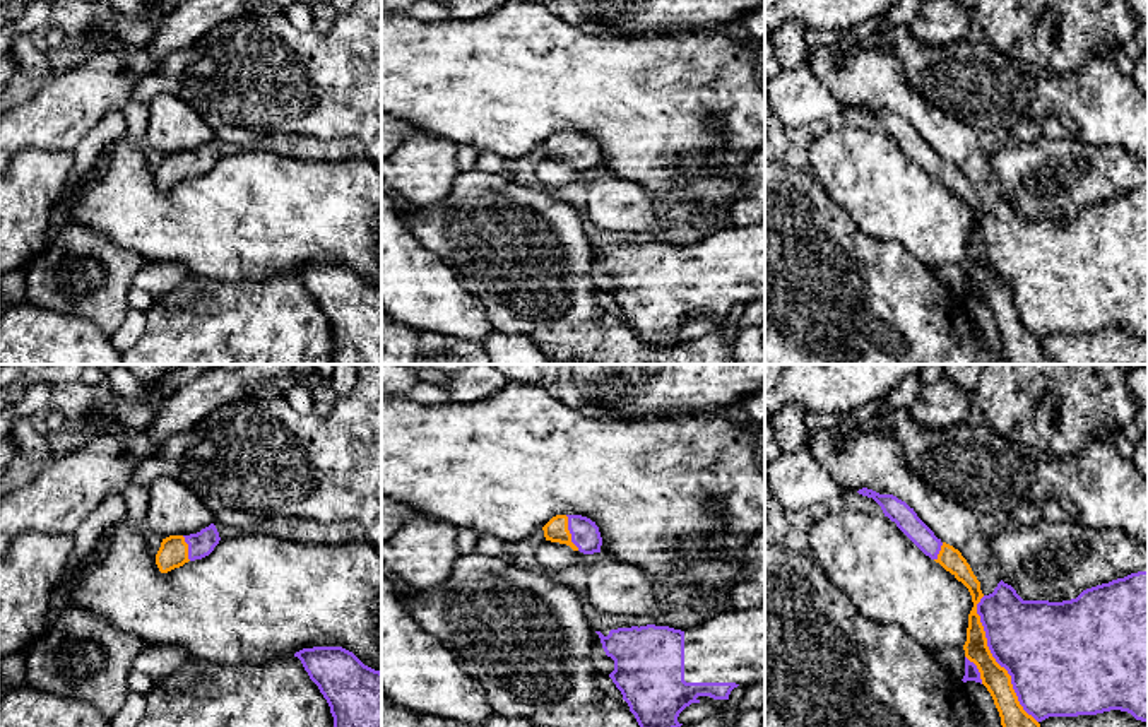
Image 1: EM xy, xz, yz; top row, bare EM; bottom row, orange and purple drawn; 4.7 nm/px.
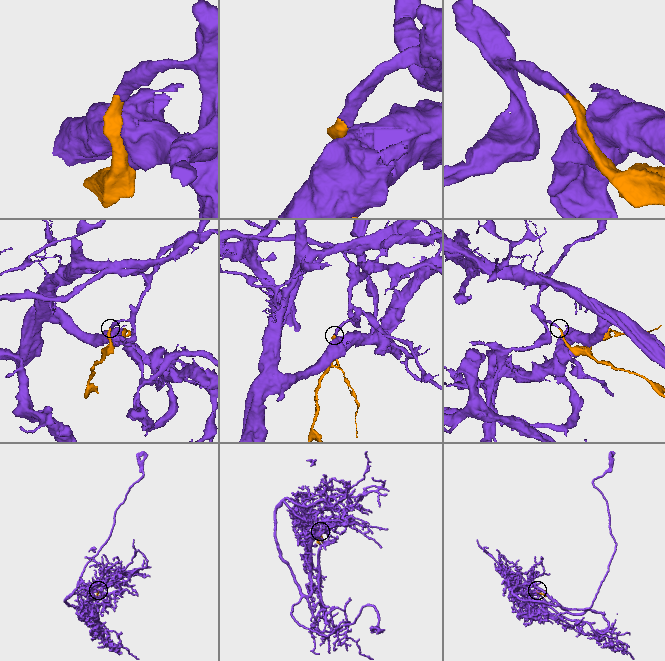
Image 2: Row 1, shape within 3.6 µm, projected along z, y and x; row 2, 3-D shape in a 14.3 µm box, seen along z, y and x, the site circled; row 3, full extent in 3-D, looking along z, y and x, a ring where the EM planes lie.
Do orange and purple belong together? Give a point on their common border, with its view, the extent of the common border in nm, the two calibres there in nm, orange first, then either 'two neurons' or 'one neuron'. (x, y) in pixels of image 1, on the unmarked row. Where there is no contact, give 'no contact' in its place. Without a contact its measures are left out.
contact yz (994, 276); length 650 nm; calibres 120 and 440 nm; one neuron

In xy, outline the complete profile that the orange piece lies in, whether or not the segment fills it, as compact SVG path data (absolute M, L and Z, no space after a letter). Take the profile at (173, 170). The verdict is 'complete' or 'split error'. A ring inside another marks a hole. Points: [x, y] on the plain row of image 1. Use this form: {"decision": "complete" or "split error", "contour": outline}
{"decision": "split error", "contour": "M214 140L190 152L169 152L163 156L156 171L156 181L161 190L168 190L188 178L209 173L221 154Z"}

